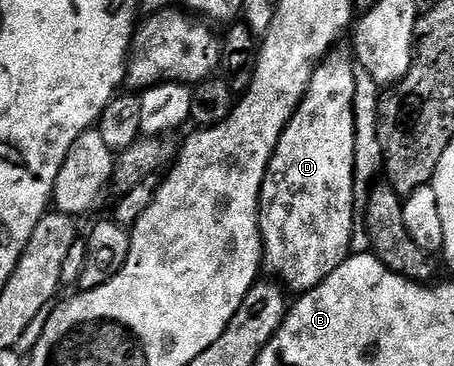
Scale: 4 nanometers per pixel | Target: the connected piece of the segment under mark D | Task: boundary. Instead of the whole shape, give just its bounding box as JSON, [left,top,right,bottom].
[261,48,359,292]

